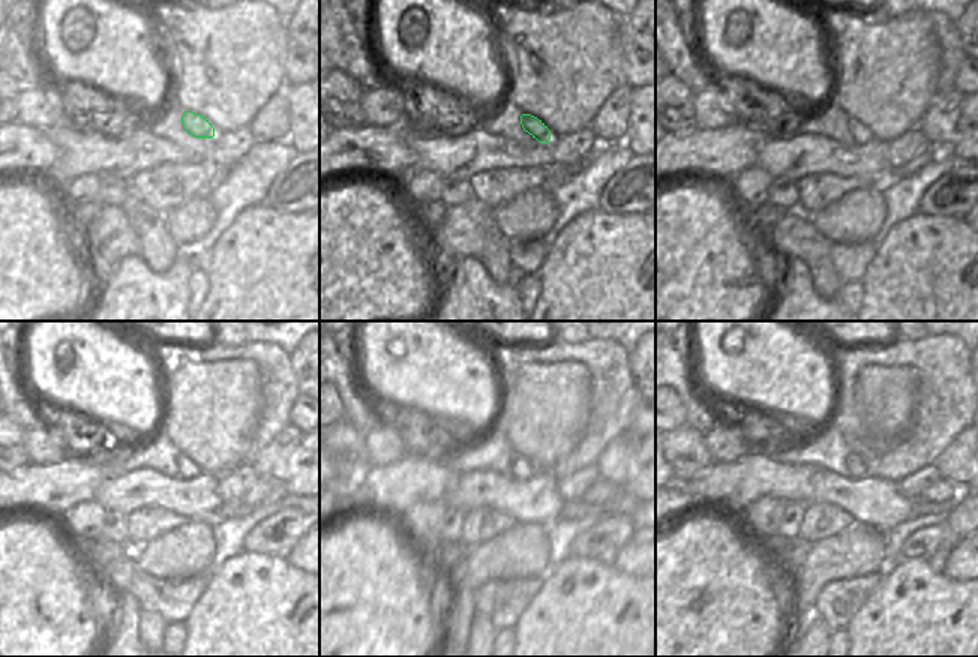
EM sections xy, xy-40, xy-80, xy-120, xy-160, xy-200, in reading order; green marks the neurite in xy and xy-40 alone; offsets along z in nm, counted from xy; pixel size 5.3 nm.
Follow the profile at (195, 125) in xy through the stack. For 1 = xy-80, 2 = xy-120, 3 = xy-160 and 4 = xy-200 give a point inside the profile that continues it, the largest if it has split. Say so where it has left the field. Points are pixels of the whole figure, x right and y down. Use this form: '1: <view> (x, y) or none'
1: xy-80 (861, 134)
2: xy-120 (188, 470)
3: xy-160 (522, 468)
4: xy-200 (855, 468)

